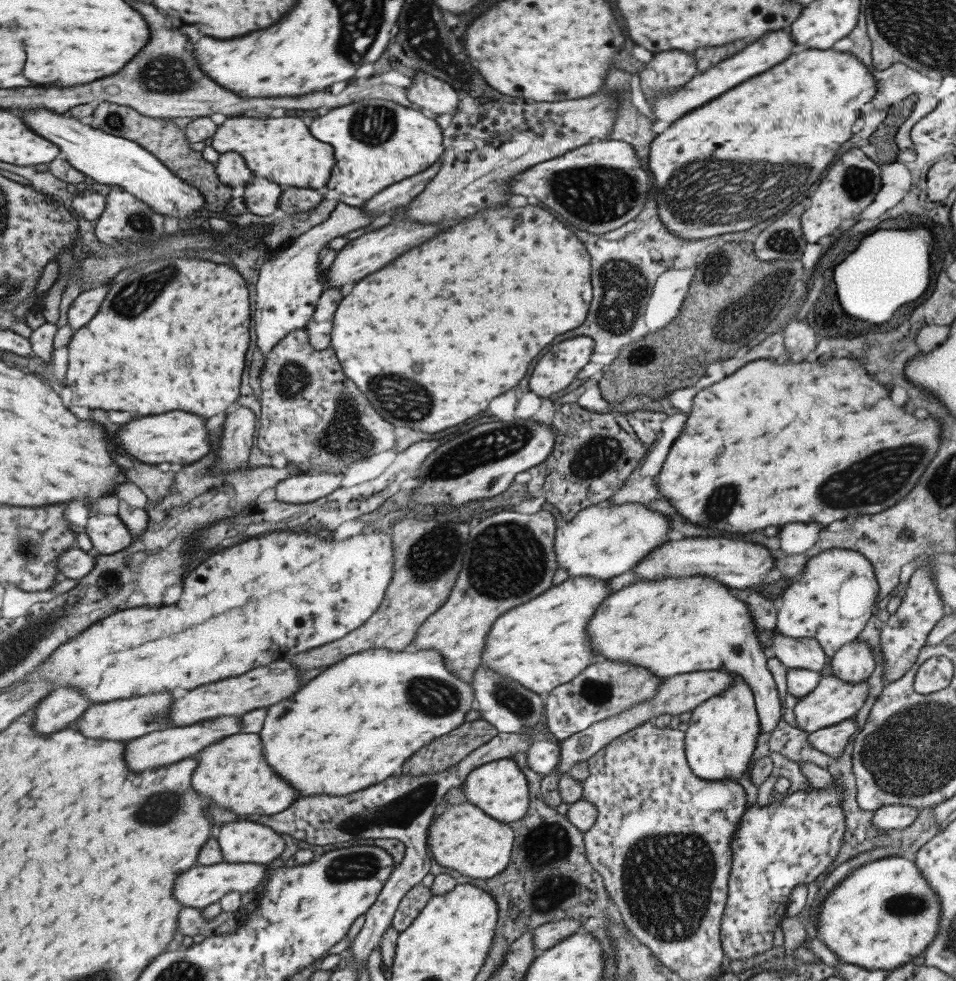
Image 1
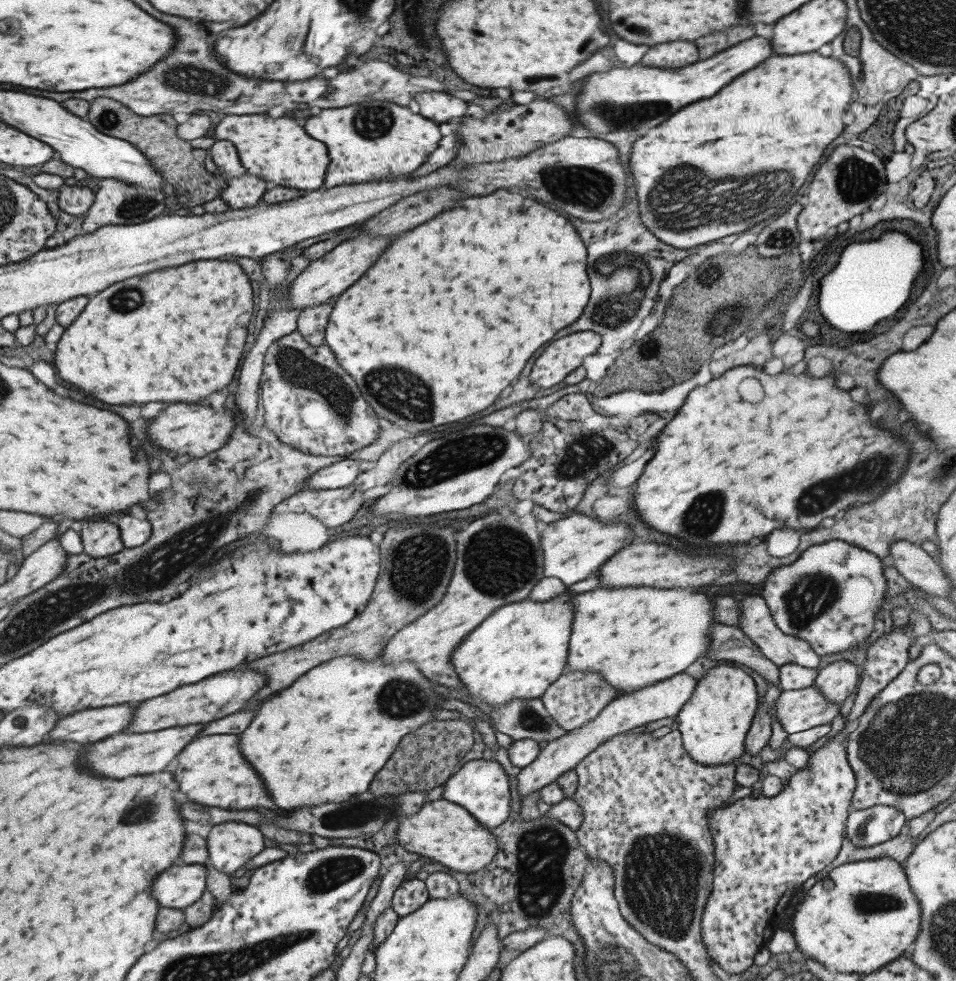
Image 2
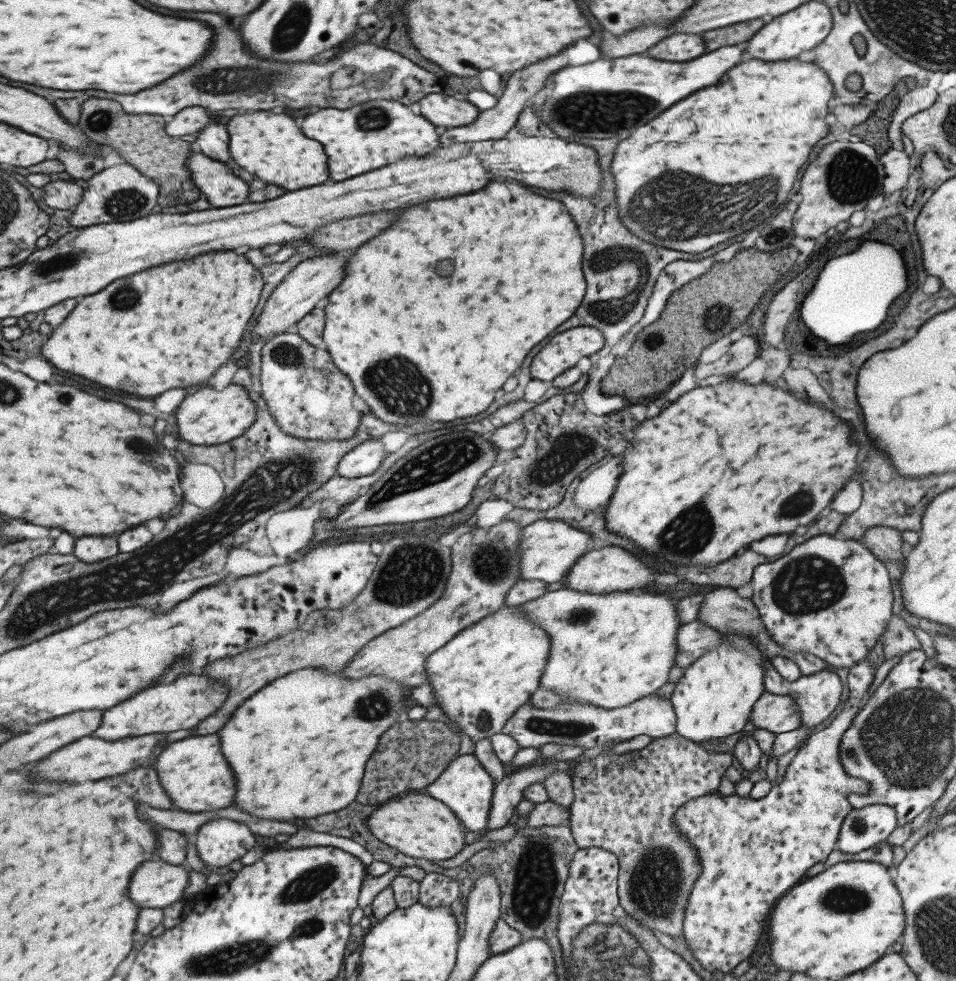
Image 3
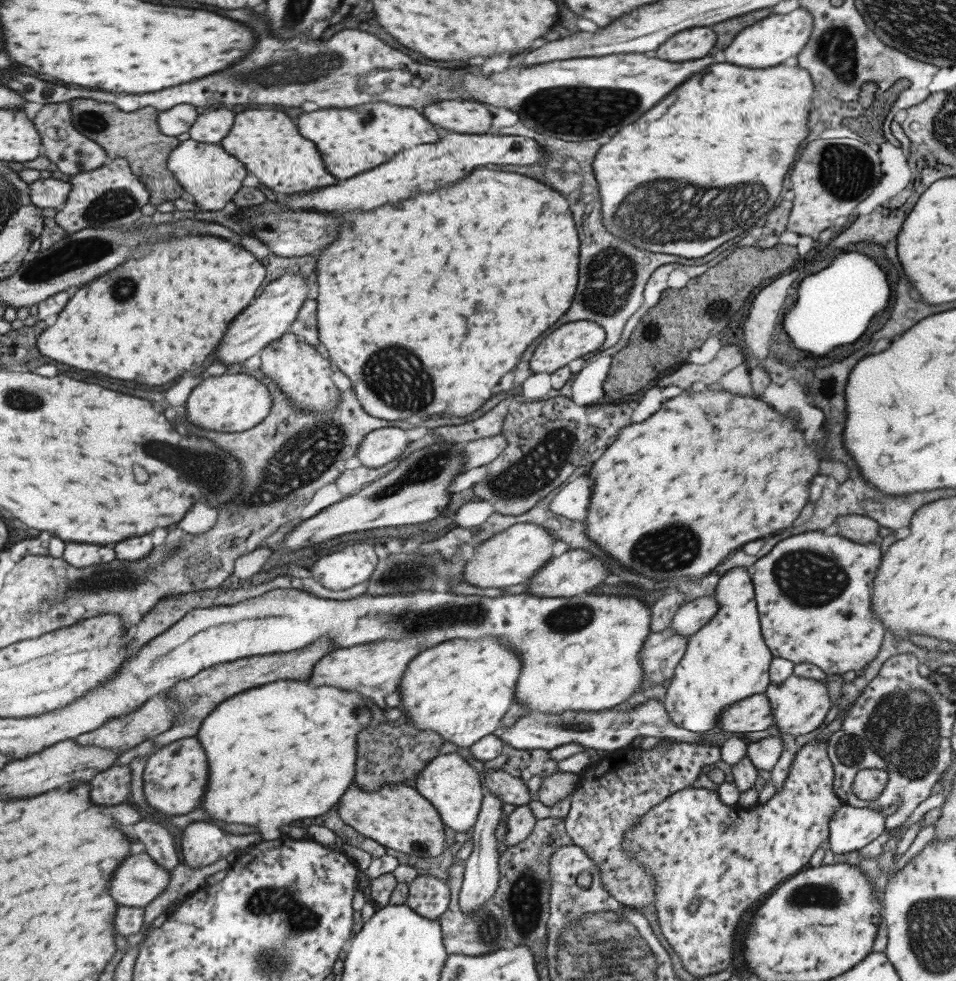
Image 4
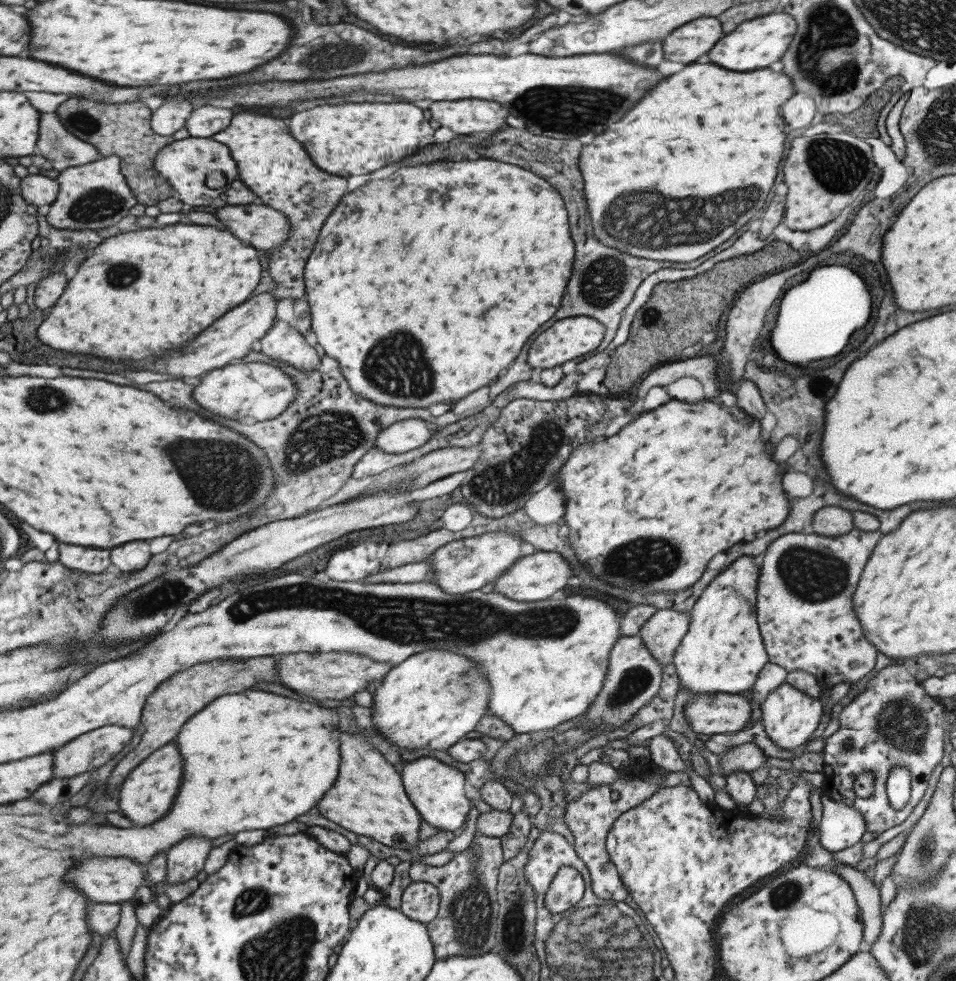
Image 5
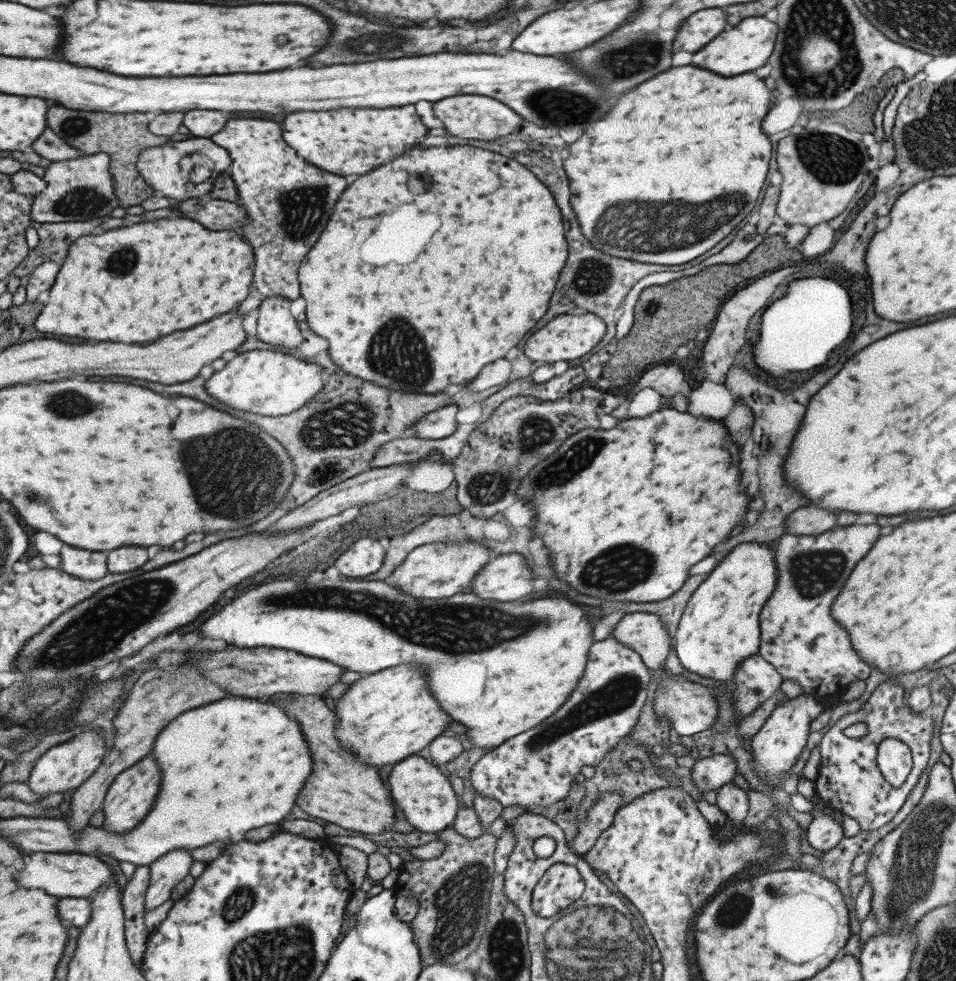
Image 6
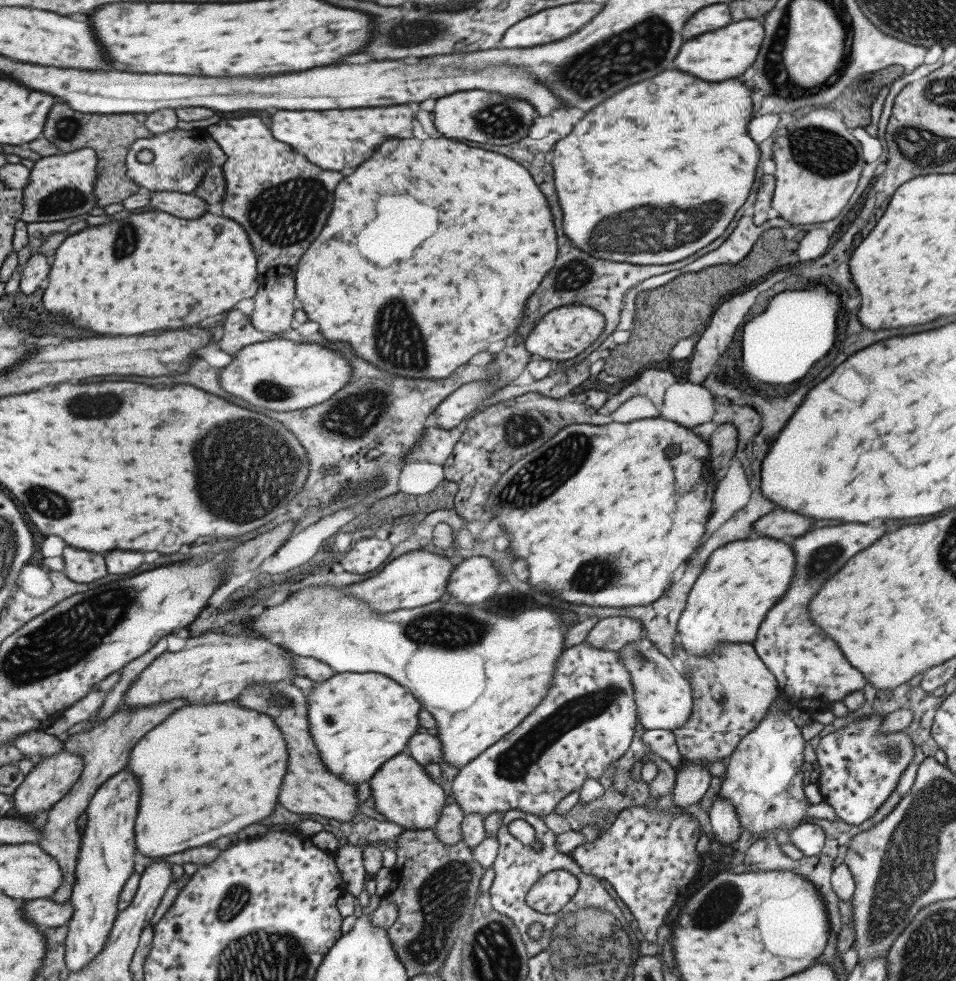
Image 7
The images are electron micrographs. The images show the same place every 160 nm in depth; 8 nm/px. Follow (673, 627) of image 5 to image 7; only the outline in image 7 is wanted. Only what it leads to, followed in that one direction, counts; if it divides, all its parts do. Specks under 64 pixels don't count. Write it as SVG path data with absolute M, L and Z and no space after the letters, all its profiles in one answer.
M613 616L600 618L590 631L587 631L584 642L599 650L618 651L625 643L636 641L644 636L642 624L634 618Z

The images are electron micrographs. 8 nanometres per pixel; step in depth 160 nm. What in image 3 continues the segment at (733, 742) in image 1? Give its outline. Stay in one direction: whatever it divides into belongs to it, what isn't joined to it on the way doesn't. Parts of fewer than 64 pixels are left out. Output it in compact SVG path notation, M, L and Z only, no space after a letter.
M724 633L724 640L730 643L710 648L687 666L671 692L676 734L696 745L723 742L723 738L743 731L757 698L764 692L763 663L766 657L757 643L739 633Z

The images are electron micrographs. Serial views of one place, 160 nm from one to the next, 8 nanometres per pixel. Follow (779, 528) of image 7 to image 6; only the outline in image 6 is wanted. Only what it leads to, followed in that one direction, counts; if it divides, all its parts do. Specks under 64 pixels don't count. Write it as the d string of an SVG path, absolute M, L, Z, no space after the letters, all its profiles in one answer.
M799 508L789 513L784 522L784 532L790 535L815 536L837 526L835 516L819 508Z

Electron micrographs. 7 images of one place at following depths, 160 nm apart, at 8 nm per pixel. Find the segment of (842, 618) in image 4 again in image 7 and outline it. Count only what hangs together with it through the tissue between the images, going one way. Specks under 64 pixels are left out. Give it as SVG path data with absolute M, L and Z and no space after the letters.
M841 524L811 530L791 544L793 550L797 550L797 574L793 574L787 594L767 612L751 643L756 655L775 678L778 696L790 708L816 710L820 714L828 711L834 703L842 702L848 693L862 690L866 685L863 676L845 662L835 642L831 642L825 634L817 634L821 630L811 624L809 616L805 616L805 606L823 580L837 572L851 554L867 548L881 534L883 526Z

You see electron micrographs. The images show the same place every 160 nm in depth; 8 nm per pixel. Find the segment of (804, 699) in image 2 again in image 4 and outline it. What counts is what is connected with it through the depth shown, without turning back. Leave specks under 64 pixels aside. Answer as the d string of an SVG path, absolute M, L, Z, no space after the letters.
M763 693L735 702L718 714L718 720L718 728L722 732L737 734L764 731L775 726L775 720L771 716L771 703Z

